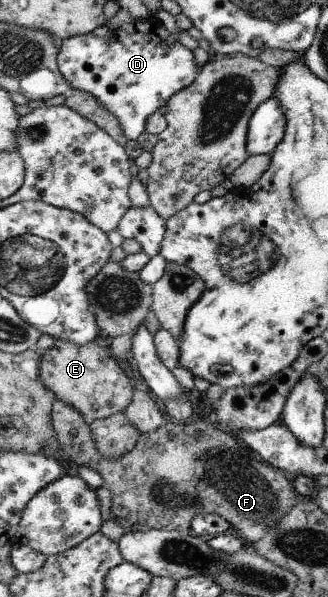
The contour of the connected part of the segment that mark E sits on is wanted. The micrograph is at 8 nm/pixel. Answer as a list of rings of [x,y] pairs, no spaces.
[[[55,339],[53,347],[41,353],[38,368],[40,381],[48,390],[51,390],[54,397],[60,399],[65,405],[71,406],[76,412],[79,412],[87,422],[106,418],[115,413],[121,413],[132,400],[134,390],[132,380],[122,366],[110,356],[103,343],[92,341],[77,347],[72,343]]]

